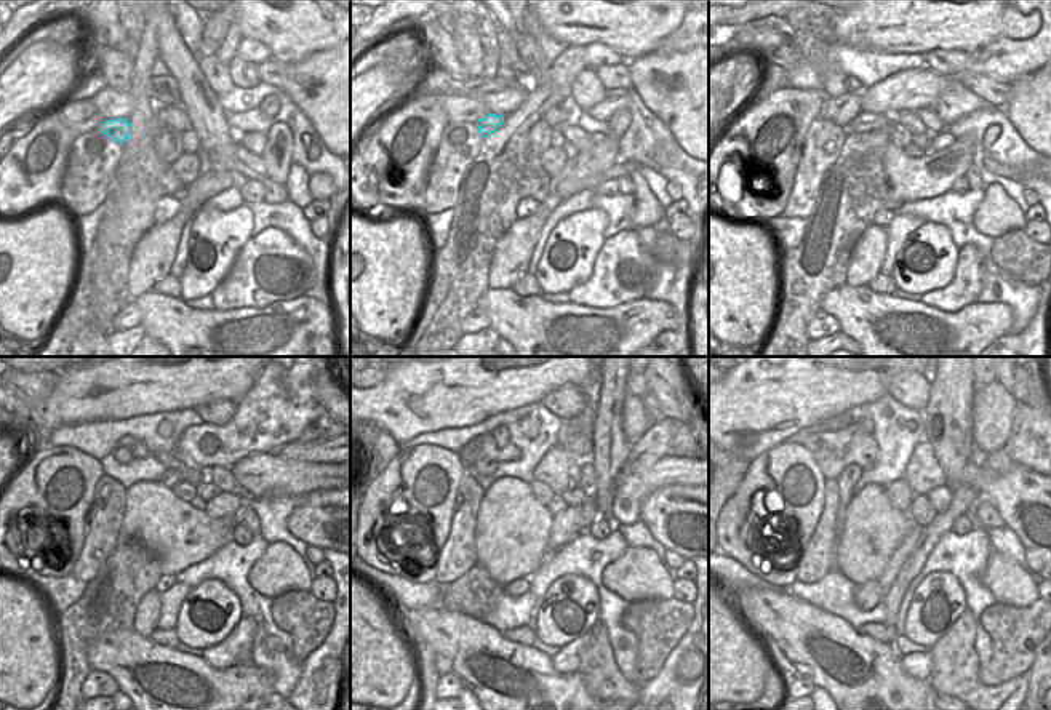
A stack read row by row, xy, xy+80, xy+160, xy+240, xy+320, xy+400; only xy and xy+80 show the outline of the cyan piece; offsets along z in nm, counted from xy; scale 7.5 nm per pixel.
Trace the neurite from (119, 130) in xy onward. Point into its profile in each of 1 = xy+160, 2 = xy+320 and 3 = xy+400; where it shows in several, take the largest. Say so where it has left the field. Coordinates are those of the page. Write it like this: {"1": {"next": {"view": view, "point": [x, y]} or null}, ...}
{"1": {"next": {"view": "xy+160", "point": [863, 122]}}, "2": {"next": {"view": "xy+320", "point": [559, 469]}}, "3": {"next": {"view": "xy+400", "point": [923, 474]}}}

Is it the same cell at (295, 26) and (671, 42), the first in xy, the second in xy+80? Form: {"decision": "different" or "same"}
{"decision": "different"}

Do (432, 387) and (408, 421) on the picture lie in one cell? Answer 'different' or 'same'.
same

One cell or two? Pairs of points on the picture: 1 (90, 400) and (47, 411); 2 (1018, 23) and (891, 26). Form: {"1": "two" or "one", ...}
{"1": "one", "2": "one"}

